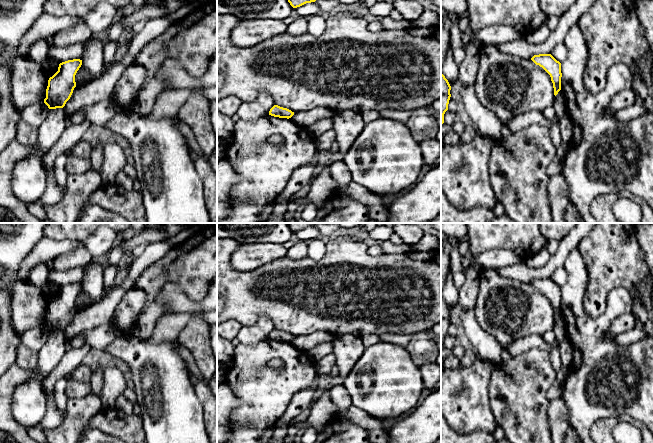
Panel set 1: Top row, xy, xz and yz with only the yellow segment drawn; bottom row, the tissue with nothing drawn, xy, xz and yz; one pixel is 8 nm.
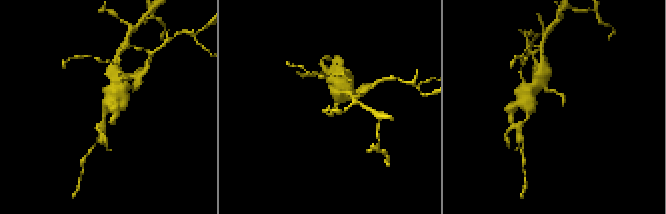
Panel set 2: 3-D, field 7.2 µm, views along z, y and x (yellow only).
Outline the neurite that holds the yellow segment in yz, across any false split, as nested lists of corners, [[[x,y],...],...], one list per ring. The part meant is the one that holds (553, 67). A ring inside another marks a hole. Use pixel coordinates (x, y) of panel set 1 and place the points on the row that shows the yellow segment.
[[[551,54],[534,55],[531,60],[542,67],[551,77],[553,83],[554,95],[556,96],[561,90],[561,63]]]

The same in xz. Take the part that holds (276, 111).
[[[274,105],[270,111],[269,115],[274,116],[274,117],[279,117],[279,118],[291,118],[294,115],[294,112],[287,108],[280,107],[278,105]]]

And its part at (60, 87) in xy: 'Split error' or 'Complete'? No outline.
Complete

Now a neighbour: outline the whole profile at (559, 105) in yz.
[[[560,90],[558,94],[554,97],[554,103],[552,107],[555,110],[556,117],[561,119],[562,117],[567,115],[566,112],[566,100],[563,92]]]

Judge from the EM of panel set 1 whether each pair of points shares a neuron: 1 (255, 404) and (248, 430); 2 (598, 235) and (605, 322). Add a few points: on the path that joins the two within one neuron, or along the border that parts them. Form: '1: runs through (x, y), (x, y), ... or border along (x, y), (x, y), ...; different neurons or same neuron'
1: runs through (255, 410), (248, 424); same neuron
2: border along (611, 290), (600, 316), (591, 317), (584, 311); different neurons

